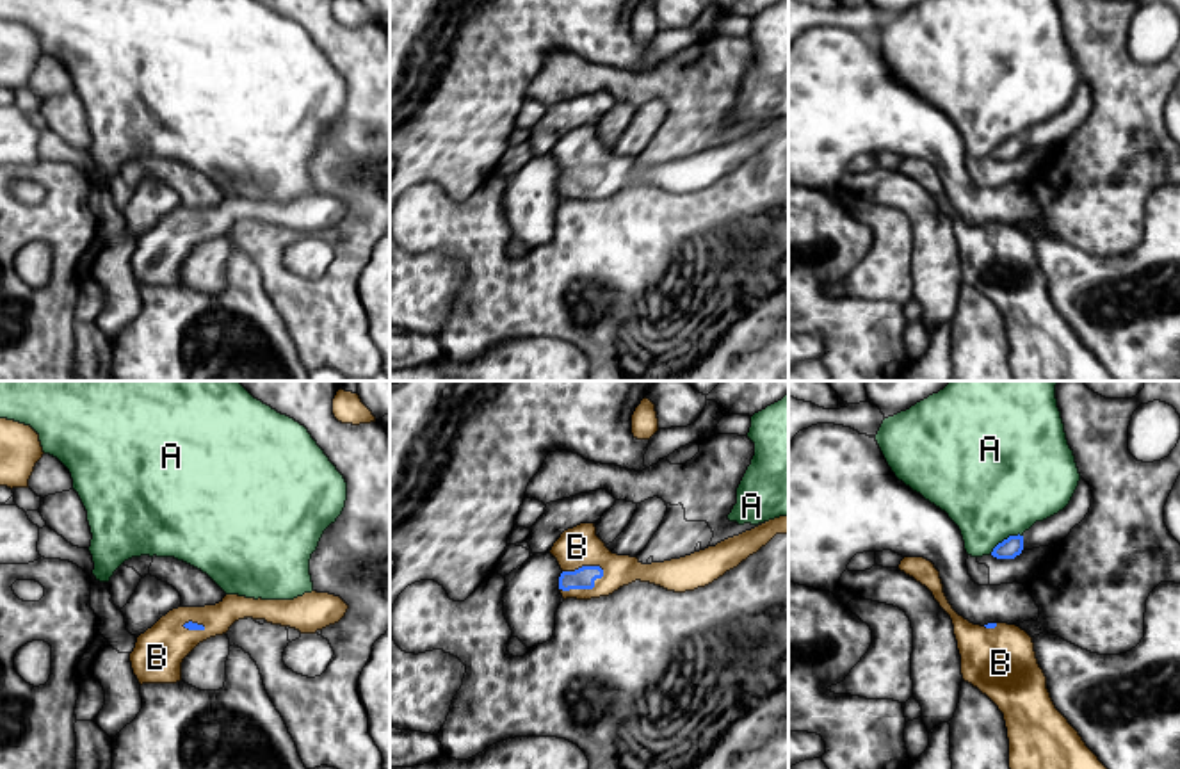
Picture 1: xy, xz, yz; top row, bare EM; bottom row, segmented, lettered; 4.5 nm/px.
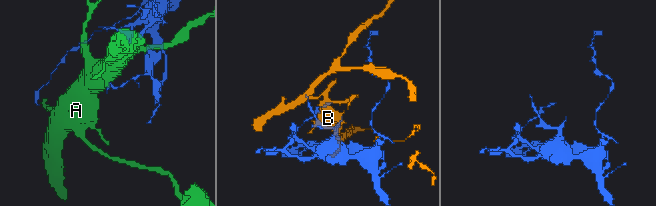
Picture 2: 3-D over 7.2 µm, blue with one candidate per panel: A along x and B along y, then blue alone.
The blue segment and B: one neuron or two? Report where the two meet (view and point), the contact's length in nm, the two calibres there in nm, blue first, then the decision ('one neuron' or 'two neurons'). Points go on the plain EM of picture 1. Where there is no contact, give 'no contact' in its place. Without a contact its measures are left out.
meets blue in xz at (584, 189); contact 220 nm long; 100 nm thick on the blue side, 180 nm on the other; two neurons

